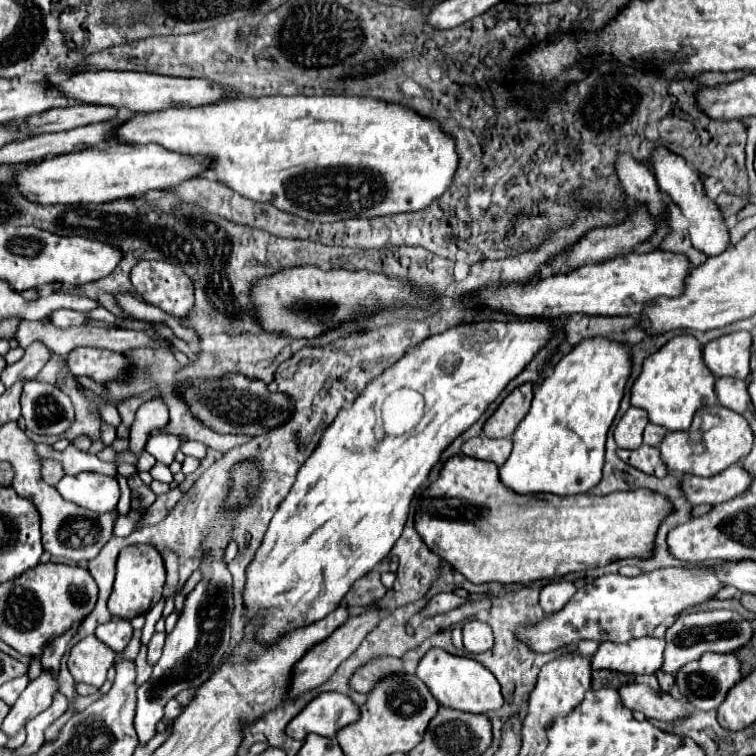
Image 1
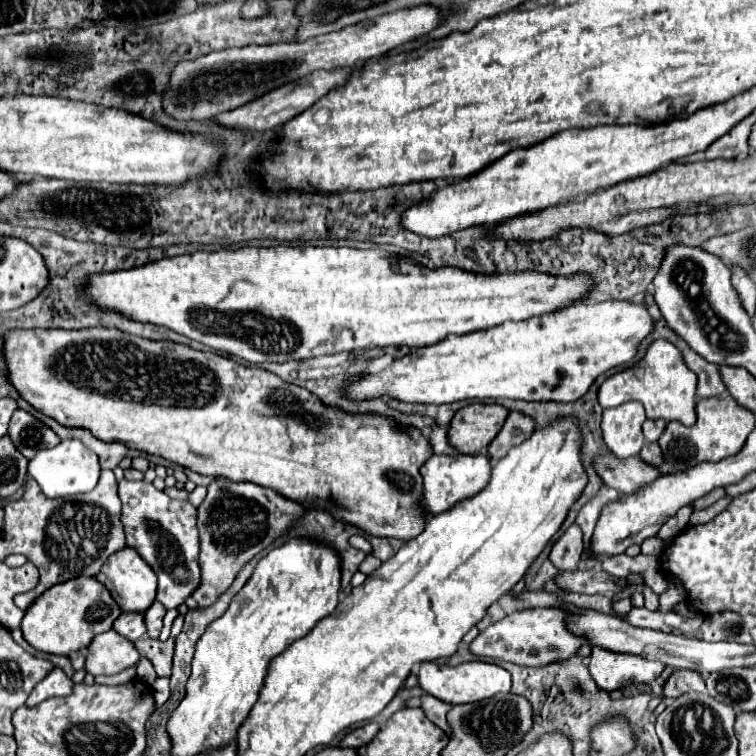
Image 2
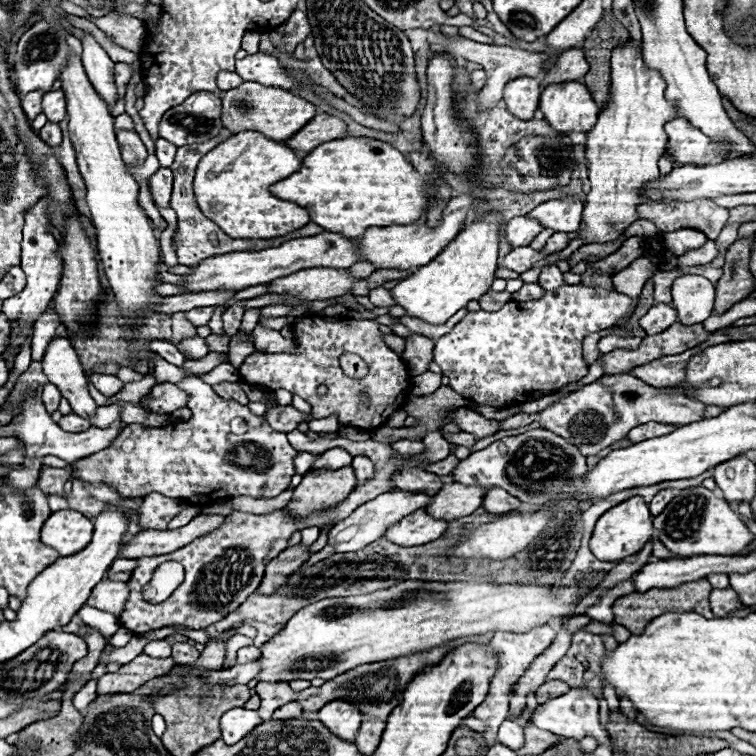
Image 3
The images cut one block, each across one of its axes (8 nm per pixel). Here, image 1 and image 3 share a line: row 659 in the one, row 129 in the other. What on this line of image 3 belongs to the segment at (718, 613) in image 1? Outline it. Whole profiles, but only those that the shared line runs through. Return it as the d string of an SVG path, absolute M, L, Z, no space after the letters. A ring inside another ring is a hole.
M676 118L664 126L668 136L668 152L680 164L722 164L728 158L730 142L712 142L696 130L686 118Z

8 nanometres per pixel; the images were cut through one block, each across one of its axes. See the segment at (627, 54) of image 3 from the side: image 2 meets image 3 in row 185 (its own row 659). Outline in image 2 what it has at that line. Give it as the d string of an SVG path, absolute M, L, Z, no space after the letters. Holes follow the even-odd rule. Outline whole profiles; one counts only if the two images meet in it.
M592 646L590 656L590 676L594 682L606 690L618 690L618 686L630 682L650 684L664 670L662 662L652 662L646 658L636 658L632 654L614 654L600 646Z

